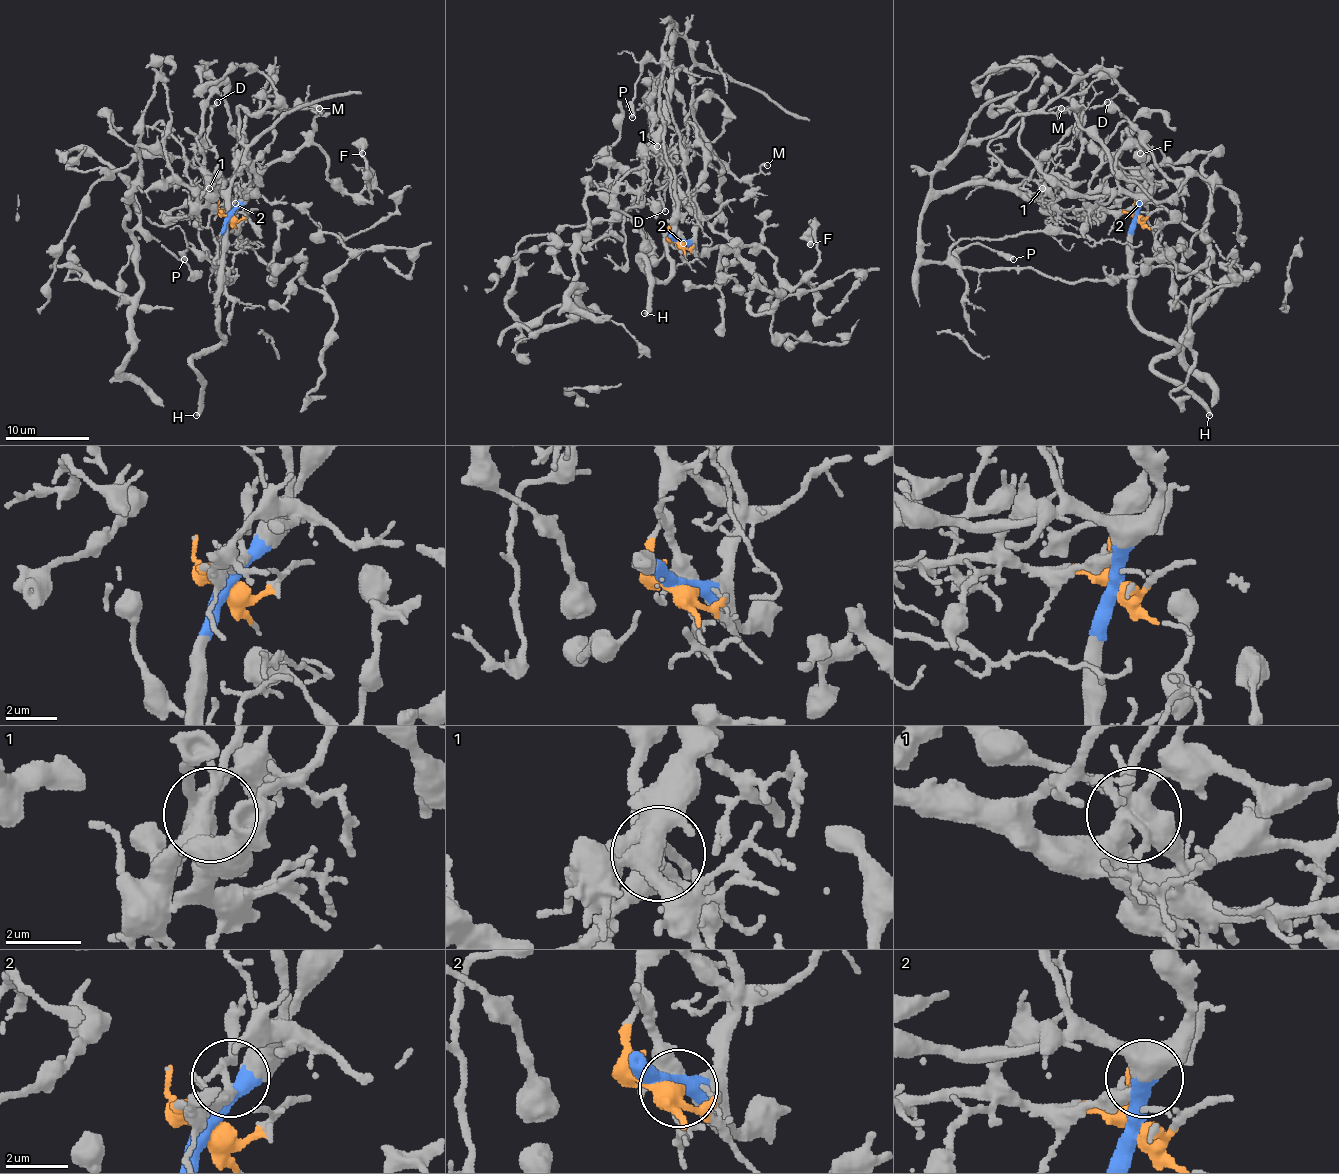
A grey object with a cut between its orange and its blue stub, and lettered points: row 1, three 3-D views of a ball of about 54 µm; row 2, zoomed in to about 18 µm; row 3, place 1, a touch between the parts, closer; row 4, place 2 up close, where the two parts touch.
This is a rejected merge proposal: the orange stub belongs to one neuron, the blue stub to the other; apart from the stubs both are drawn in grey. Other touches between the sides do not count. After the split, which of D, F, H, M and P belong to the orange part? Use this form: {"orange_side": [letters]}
{"orange_side": ["D", "M", "P"]}

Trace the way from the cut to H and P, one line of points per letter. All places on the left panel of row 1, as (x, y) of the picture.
H: (228, 217), (219, 259), (217, 329), (222, 339), (207, 348), (192, 365), (201, 379), (201, 409), (196, 415)
P: (228, 217), (222, 211), (226, 209), (209, 205), (222, 183), (226, 251), (213, 261), (188, 245), (184, 259)

